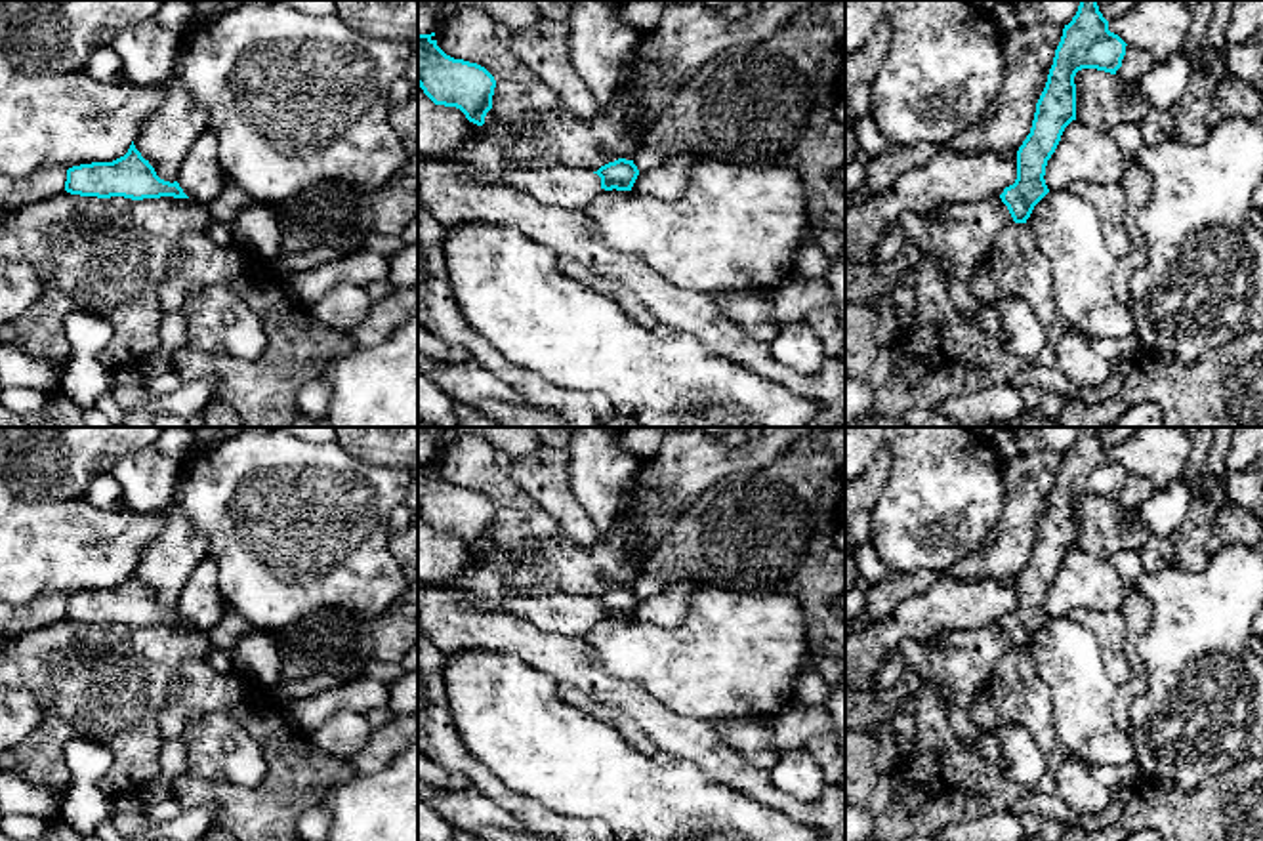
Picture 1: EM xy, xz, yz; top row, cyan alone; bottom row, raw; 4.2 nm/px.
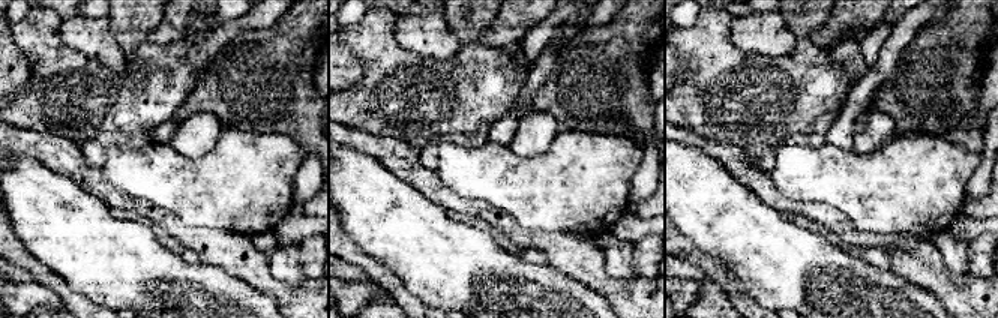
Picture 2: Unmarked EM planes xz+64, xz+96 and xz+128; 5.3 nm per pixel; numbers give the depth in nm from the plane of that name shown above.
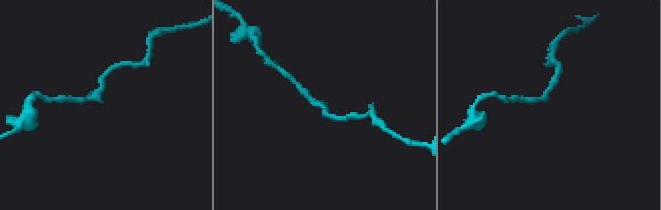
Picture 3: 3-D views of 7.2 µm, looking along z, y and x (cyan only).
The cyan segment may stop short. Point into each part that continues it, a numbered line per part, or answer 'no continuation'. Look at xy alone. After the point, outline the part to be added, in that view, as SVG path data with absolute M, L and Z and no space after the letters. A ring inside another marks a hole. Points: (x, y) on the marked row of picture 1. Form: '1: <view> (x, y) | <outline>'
no continuation

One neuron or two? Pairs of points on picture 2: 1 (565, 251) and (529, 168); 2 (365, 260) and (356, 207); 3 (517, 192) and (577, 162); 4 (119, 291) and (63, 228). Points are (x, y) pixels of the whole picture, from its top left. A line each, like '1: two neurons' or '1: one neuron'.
1: two neurons
2: two neurons
3: one neuron
4: one neuron

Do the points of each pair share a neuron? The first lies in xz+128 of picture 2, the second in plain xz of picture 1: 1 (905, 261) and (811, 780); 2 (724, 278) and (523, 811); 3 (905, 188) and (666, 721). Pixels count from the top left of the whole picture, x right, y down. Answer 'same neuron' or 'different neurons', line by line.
1: different neurons
2: same neuron
3: different neurons

